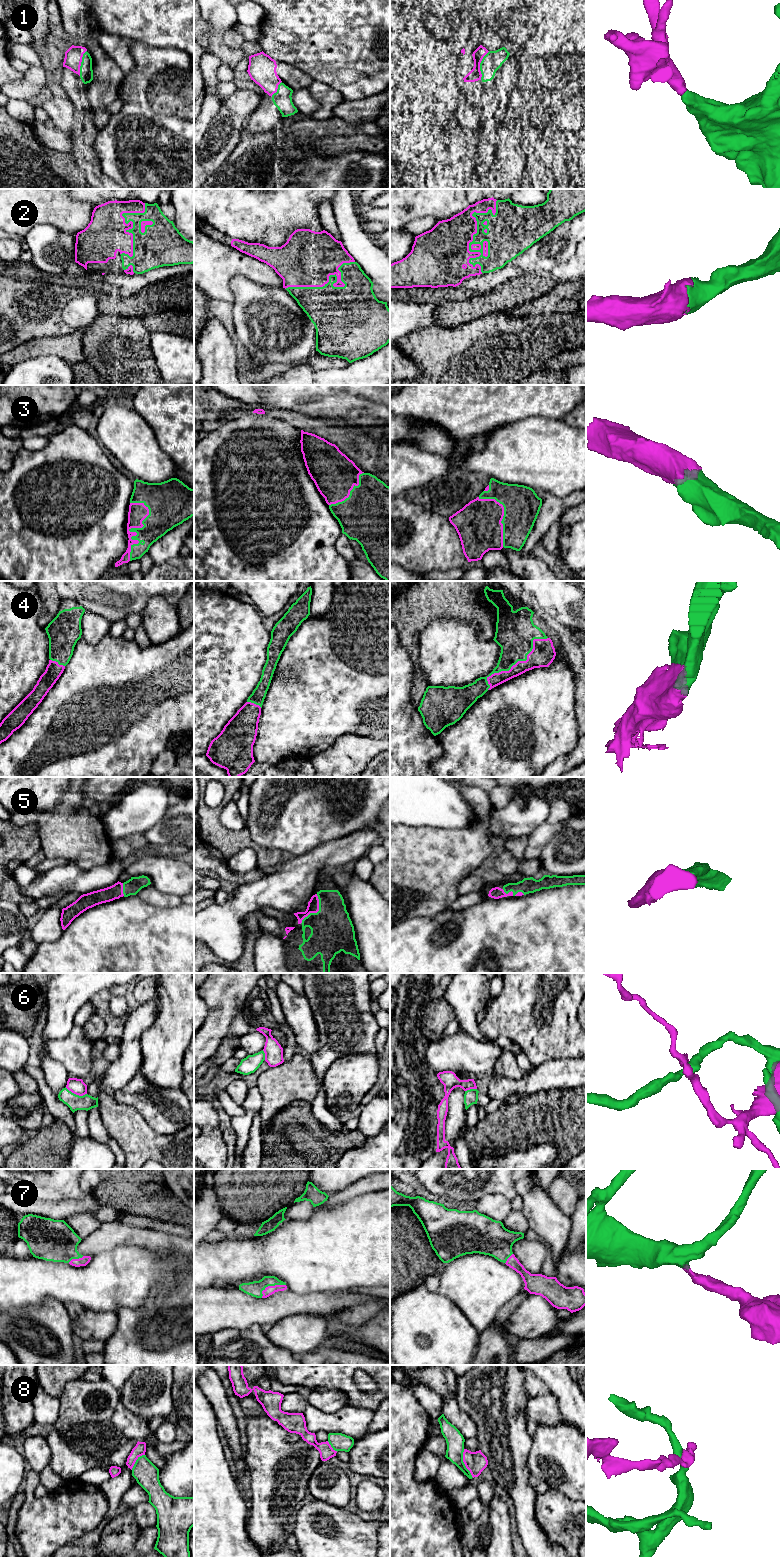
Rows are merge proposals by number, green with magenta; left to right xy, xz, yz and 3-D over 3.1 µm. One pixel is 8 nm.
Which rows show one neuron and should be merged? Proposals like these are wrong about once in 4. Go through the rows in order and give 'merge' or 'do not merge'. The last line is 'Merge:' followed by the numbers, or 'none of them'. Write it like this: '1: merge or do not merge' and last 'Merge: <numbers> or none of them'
1: merge
2: merge
3: merge
4: merge
5: merge
6: do not merge
7: merge
8: do not merge
Merge: 1, 2, 3, 4, 5, 7

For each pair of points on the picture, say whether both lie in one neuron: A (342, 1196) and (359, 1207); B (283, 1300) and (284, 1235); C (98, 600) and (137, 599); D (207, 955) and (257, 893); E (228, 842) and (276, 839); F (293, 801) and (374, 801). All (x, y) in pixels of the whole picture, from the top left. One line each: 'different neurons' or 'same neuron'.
A: different neurons
B: different neurons
C: same neuron
D: different neurons
E: different neurons
F: same neuron

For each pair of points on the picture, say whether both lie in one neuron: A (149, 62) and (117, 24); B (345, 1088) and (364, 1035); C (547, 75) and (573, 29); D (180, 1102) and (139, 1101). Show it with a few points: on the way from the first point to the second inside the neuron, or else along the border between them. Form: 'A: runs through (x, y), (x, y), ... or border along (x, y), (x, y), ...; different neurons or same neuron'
A: border along (130, 39), (153, 46); different neurons
B: border along (377, 1055), (346, 1054), (334, 1060); different neurons
C: border along (575, 54), (539, 55), (535, 58); different neurons
D: runs through (170, 1109), (165, 1111), (149, 1103); same neuron

